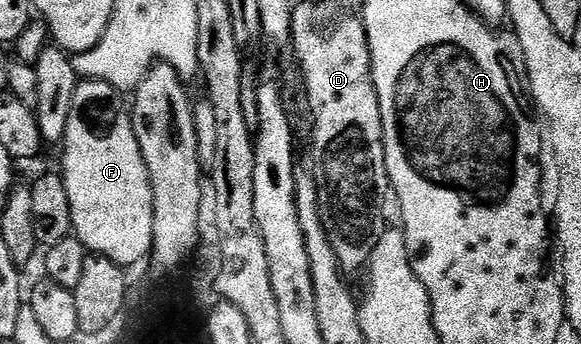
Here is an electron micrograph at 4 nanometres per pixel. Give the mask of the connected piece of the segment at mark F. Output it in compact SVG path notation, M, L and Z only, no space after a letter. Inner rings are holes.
M80 80L76 86L74 102L70 106L70 122L62 141L64 168L62 175L66 194L70 198L72 231L84 243L89 253L110 258L121 266L147 261L154 238L154 198L150 174L134 134L131 111L120 101L121 93L105 80Z

